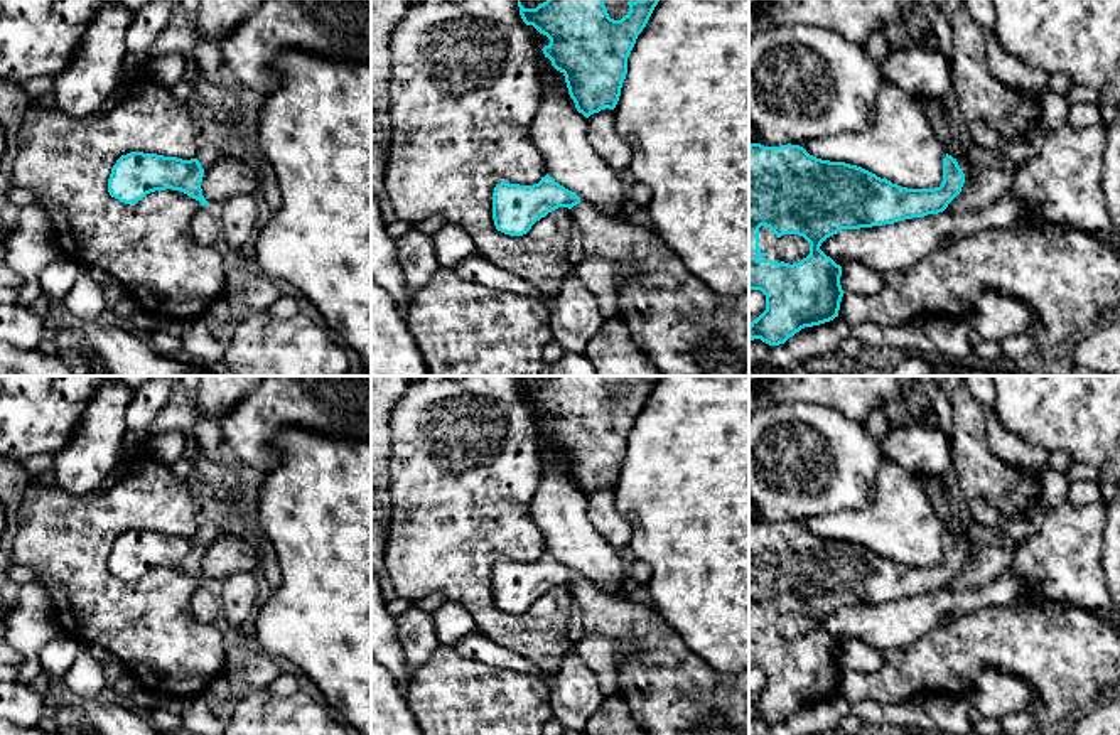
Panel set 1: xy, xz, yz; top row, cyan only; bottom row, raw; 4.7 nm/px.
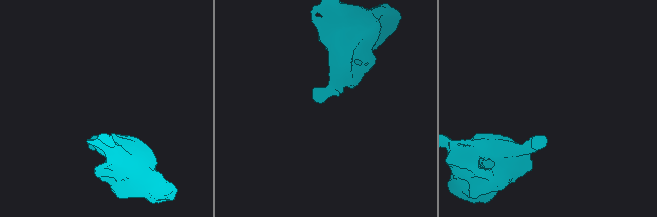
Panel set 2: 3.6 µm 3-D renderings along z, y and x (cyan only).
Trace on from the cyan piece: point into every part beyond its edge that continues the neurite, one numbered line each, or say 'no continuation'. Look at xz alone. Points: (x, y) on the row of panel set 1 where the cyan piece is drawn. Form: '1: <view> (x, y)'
1: xz (685, 329)

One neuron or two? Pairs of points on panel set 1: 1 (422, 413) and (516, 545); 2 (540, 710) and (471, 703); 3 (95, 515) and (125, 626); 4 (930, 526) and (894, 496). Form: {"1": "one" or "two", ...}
{"1": "one", "2": "one", "3": "one", "4": "one"}

